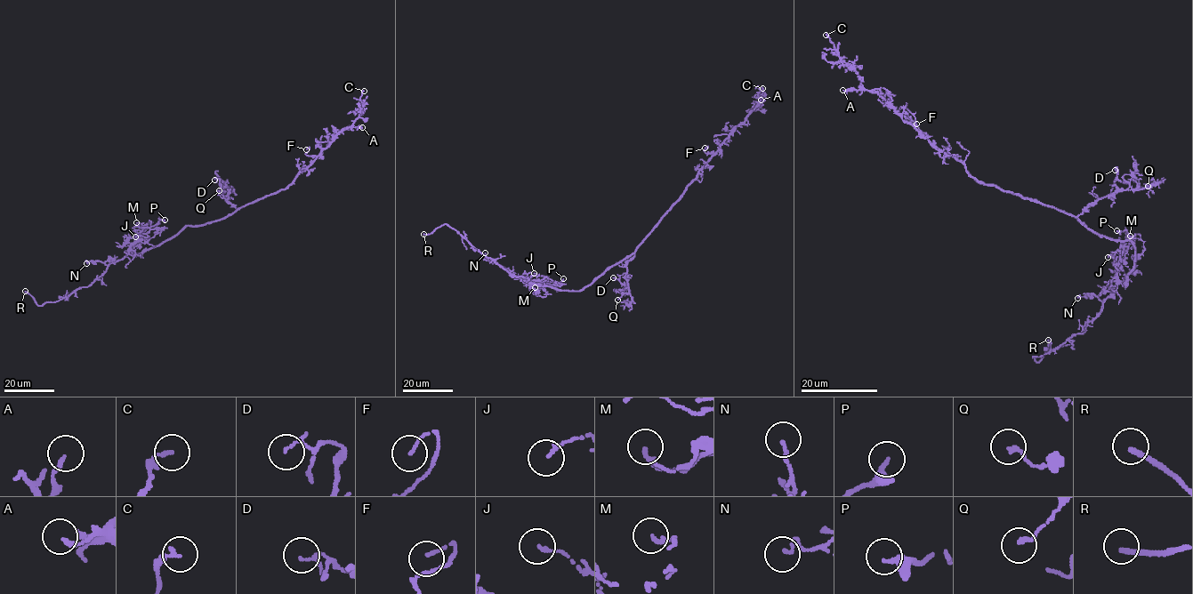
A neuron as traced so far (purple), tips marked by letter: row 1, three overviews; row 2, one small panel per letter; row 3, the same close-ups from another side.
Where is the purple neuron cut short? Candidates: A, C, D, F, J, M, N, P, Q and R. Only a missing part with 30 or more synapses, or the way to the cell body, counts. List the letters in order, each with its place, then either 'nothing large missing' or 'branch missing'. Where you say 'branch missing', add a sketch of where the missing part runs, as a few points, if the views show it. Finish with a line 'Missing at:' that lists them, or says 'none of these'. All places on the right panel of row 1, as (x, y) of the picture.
A: at (842, 90); nothing large missing
C: at (826, 35); nothing large missing
D: at (1115, 170); nothing large missing
F: at (916, 124); nothing large missing
J: at (1108, 257); nothing large missing
M: at (1130, 236); nothing large missing
N: at (1077, 298); nothing large missing
P: at (1116, 230); nothing large missing
Q: at (1148, 186); nothing large missing
R: at (1048, 340); branch missing
Missing at: R

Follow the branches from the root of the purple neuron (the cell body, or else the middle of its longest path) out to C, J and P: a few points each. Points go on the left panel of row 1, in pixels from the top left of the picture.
C: (226, 217), (247, 204), (286, 188), (338, 132), (352, 124), (361, 111), (360, 96), (364, 91)
J: (226, 217), (185, 226), (159, 244), (131, 253), (129, 247), (143, 235), (148, 236), (135, 236)
P: (226, 217), (185, 226), (157, 245), (138, 253), (129, 252), (149, 228), (165, 220)

